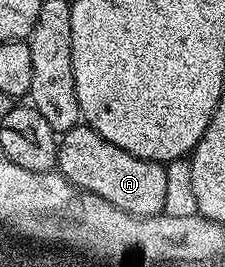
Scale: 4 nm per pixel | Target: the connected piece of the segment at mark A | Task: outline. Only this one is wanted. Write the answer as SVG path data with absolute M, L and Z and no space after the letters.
M86 123L76 125L59 138L56 146L56 169L67 181L74 183L79 189L85 189L106 199L106 203L114 203L114 207L118 207L130 215L159 217L164 212L166 203L165 166L158 161L147 161L138 155L130 155L130 151L122 151L122 147L114 147L114 143L102 139L102 135L98 135L98 131L94 131Z

